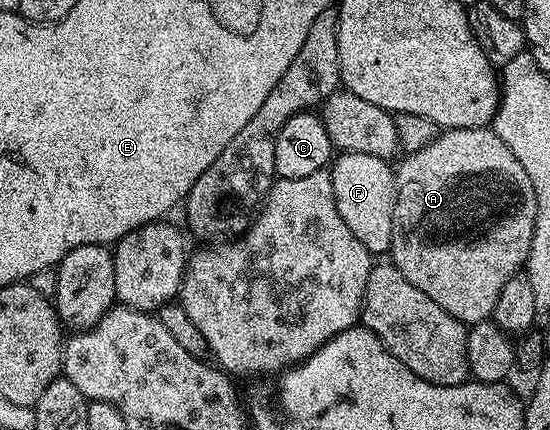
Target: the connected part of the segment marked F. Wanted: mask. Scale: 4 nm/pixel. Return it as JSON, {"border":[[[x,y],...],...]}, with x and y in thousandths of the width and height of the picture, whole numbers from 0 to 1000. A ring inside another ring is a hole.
{"border":[[[622,353],[598,393],[604,414],[611,484],[625,526],[662,563],[675,591],[707,588],[716,565],[716,481],[724,477],[720,400],[704,374],[676,358]]]}

